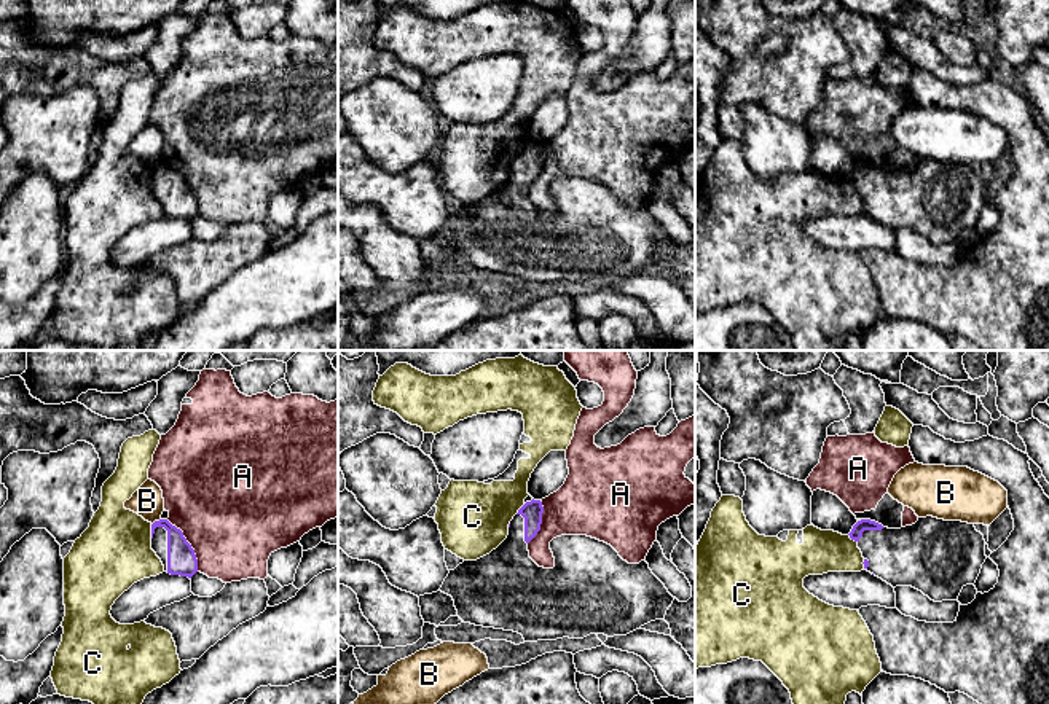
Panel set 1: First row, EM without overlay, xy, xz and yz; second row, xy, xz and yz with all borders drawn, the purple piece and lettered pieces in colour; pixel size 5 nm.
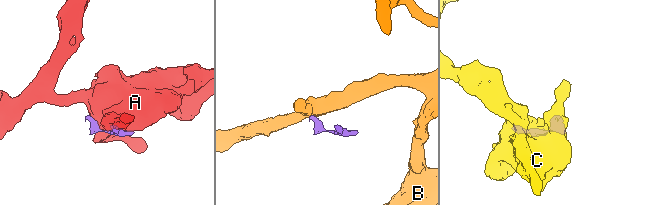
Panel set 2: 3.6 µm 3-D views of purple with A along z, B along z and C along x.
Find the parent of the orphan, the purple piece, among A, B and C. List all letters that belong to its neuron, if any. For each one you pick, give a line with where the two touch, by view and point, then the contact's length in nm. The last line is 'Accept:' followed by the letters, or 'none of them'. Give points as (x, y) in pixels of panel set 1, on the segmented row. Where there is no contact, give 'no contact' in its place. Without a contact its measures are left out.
Accept: none of them

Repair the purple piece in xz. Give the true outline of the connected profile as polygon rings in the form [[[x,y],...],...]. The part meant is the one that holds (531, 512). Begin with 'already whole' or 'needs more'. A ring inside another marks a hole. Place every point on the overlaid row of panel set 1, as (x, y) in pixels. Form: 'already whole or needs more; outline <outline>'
needs more; outline [[[540,500],[526,502],[510,521],[507,538],[496,550],[450,570],[440,591],[453,597],[464,623],[513,631],[524,642],[537,642],[583,639],[590,634],[627,636],[665,618],[674,597],[649,564],[628,564],[604,542],[587,535],[556,537],[550,542],[555,567],[539,567],[529,557],[528,543],[540,530],[542,513]]]

